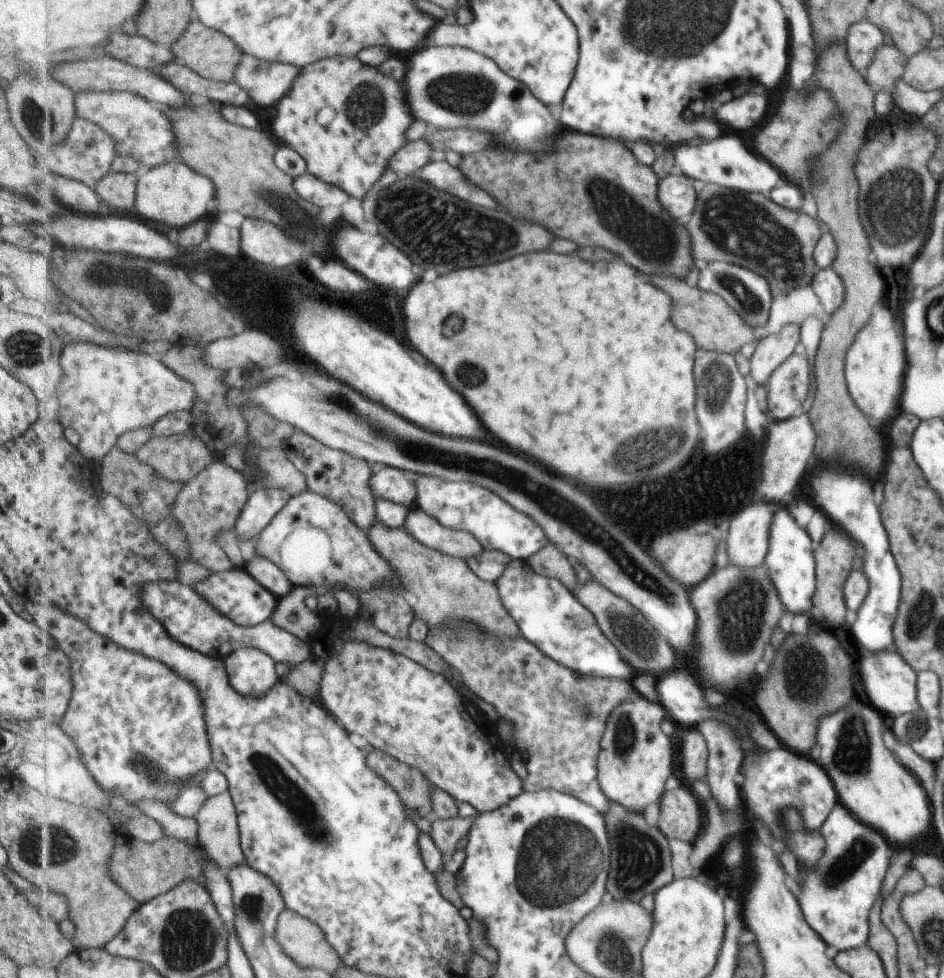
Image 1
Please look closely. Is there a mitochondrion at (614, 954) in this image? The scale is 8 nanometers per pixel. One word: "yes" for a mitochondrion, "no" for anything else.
yes

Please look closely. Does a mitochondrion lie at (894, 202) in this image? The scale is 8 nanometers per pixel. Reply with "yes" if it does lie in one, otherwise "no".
yes

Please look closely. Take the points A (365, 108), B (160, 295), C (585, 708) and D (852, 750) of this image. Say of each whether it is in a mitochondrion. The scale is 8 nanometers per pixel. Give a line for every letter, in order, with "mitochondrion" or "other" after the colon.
A: mitochondrion
B: mitochondrion
C: mitochondrion
D: mitochondrion

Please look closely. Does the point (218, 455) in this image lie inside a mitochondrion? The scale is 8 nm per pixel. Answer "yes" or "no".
no

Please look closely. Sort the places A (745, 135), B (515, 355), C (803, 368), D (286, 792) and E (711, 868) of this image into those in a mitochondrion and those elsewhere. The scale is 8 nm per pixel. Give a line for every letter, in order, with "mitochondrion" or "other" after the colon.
A: other
B: other
C: other
D: mitochondrion
E: other

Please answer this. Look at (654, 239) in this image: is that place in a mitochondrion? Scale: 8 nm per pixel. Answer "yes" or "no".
yes

